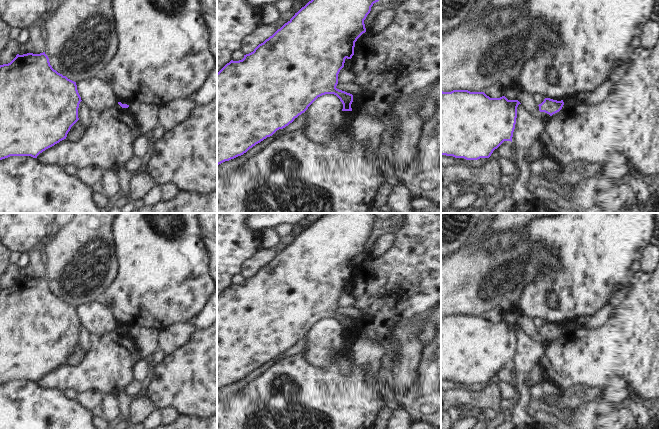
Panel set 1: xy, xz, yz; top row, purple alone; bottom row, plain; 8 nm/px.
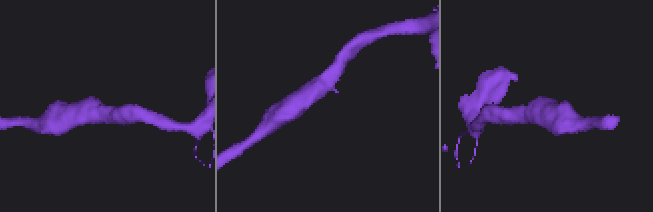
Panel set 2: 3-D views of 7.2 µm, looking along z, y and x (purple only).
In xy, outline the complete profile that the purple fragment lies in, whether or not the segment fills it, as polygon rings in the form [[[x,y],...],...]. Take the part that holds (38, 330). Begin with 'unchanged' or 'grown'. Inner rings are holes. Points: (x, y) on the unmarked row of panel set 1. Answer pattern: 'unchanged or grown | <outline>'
unchanged | [[[45,276],[17,278],[8,288],[0,289],[0,384],[10,380],[37,380],[66,363],[71,351],[79,344],[81,321],[76,306],[52,292]]]

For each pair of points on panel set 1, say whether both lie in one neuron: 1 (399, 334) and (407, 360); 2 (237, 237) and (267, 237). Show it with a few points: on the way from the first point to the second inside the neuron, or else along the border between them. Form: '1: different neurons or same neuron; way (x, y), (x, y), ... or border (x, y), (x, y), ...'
1: same neuron; way (405, 340), (407, 354)
2: different neurons; border (261, 231), (259, 247)

